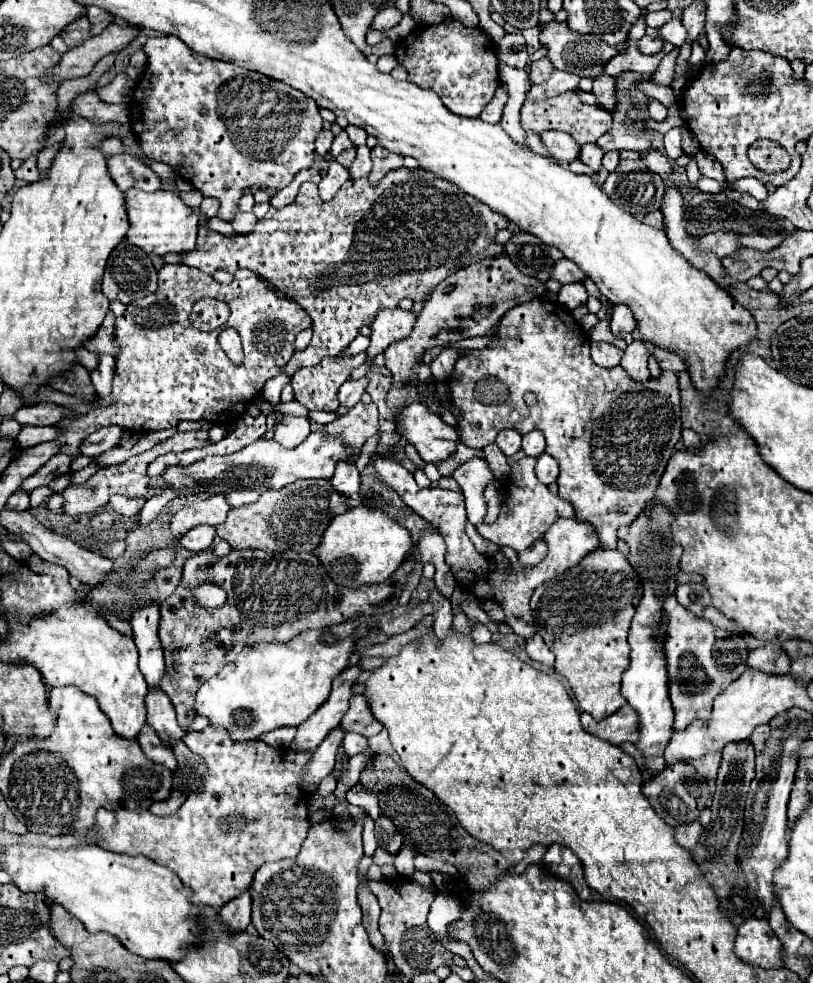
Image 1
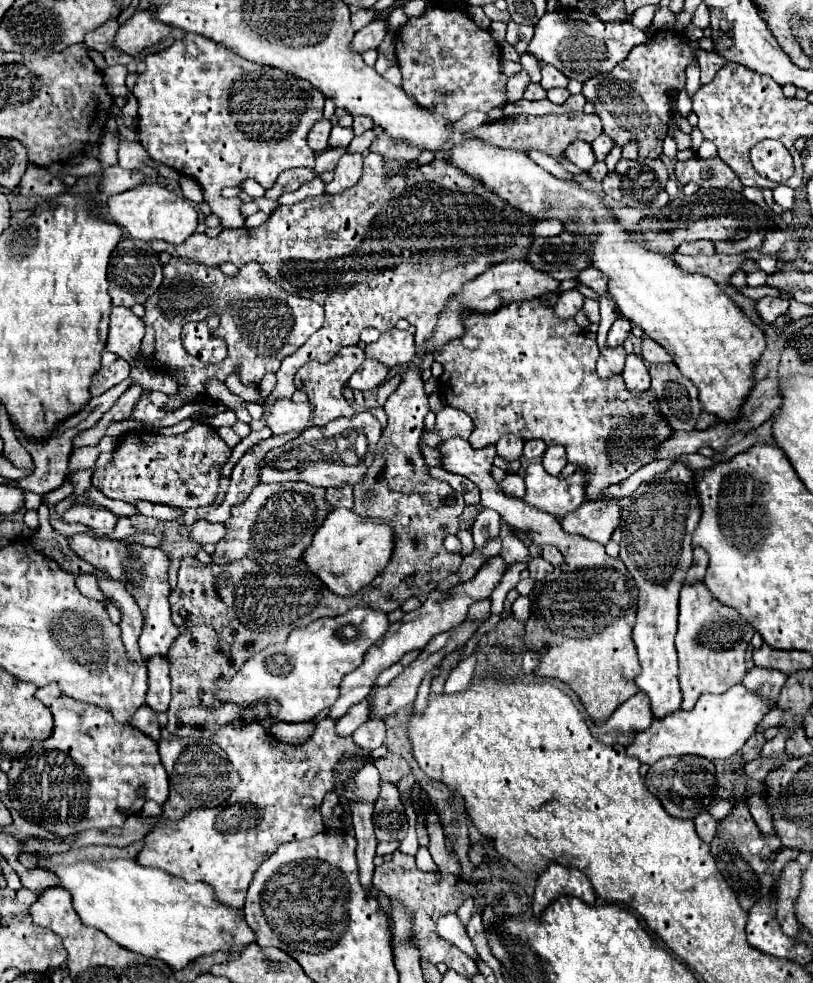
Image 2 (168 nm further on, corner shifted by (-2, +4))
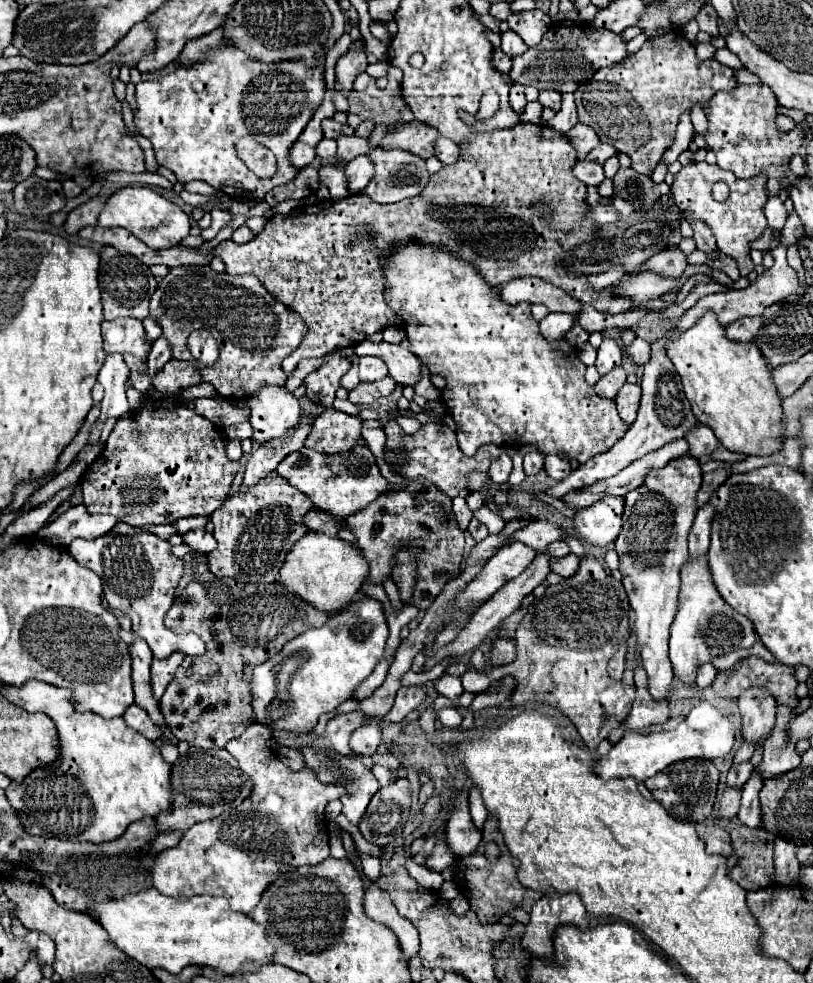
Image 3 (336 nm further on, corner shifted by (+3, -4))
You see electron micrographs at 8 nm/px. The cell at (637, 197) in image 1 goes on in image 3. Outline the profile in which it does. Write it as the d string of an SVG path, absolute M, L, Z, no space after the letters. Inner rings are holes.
M620 168L614 176L616 196L622 196L626 202L634 204L636 210L650 210L660 196L670 196L668 184L654 184L650 176L642 176L632 168Z

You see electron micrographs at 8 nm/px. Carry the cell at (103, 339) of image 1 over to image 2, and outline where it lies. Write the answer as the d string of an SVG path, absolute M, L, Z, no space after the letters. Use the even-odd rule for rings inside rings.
M113 306L109 336L107 336L107 350L117 354L119 358L133 362L139 354L139 346L143 340L145 328L143 322L125 306Z

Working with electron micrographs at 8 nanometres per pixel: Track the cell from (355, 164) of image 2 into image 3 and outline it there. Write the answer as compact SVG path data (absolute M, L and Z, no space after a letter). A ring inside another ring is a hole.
M356 156L354 160L344 164L344 172L348 178L350 192L362 192L374 176L374 164L370 156Z

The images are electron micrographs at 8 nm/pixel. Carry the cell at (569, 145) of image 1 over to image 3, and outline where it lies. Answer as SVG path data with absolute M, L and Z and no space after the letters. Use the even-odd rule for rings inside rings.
M580 160L576 162L574 166L574 176L578 180L582 180L586 186L600 186L602 180L606 178L604 176L604 170L602 170L602 164L596 164L596 162L588 162L588 160Z

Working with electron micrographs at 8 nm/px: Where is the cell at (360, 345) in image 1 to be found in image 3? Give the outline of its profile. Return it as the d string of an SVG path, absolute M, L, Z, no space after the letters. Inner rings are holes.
M378 356L360 358L360 380L362 382L382 380L386 374L388 374L388 368L382 358L378 358Z

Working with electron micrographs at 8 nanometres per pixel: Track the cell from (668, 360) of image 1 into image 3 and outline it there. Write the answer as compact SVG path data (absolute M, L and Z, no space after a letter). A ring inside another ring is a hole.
M636 338L630 346L626 346L628 358L632 358L636 364L646 364L650 360L650 344L642 338Z

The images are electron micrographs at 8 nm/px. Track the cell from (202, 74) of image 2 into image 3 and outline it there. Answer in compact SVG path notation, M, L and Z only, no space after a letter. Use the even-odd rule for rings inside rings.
M224 48L224 50L212 50L208 58L200 64L194 64L190 68L178 66L174 72L162 76L160 80L152 82L140 82L136 86L136 100L138 100L138 112L134 114L134 124L138 126L140 134L146 136L154 144L156 160L160 166L172 170L180 184L192 182L192 180L204 180L218 192L234 198L234 200L262 200L272 188L282 186L290 182L298 170L290 168L290 160L286 152L290 150L290 144L300 136L304 126L310 122L312 114L320 106L326 82L324 82L324 56L326 52L316 54L316 62L312 66L304 64L302 60L284 60L276 64L264 64L258 60L252 60L238 48ZM252 134L268 146L276 160L278 170L272 178L258 178L254 172L246 168L246 164L236 156L234 142L240 136Z

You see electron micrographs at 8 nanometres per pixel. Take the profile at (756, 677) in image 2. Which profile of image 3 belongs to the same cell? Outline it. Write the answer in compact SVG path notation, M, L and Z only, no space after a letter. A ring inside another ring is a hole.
M750 688L738 698L742 714L742 738L750 744L762 744L776 722L776 700L762 688Z

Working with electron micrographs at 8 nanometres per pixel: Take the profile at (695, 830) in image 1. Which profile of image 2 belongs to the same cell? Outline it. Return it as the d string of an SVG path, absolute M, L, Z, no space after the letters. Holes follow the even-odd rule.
M701 812L693 822L695 822L697 836L699 836L703 842L711 842L713 836L715 836L715 824L717 824L717 820L713 820L713 818L709 816L709 812Z

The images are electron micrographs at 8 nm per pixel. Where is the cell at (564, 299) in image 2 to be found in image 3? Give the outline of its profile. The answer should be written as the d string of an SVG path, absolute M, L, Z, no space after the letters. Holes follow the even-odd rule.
M548 314L544 320L540 320L540 334L546 340L562 340L566 332L572 328L574 318L566 314Z

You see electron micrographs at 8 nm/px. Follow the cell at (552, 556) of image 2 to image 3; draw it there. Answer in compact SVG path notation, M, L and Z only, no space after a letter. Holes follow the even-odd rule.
M568 554L568 556L564 556L564 558L552 560L552 572L560 574L560 576L564 576L564 578L574 576L576 570L578 570L578 566L580 566L580 558L578 558L576 554Z

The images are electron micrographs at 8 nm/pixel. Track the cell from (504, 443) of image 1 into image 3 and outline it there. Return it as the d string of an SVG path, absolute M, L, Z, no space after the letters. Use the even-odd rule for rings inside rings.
M504 452L500 458L496 458L496 460L490 464L490 470L488 470L490 478L492 478L494 482L498 482L498 484L506 482L508 476L510 476L510 472L512 472L512 458L510 458L506 452Z

